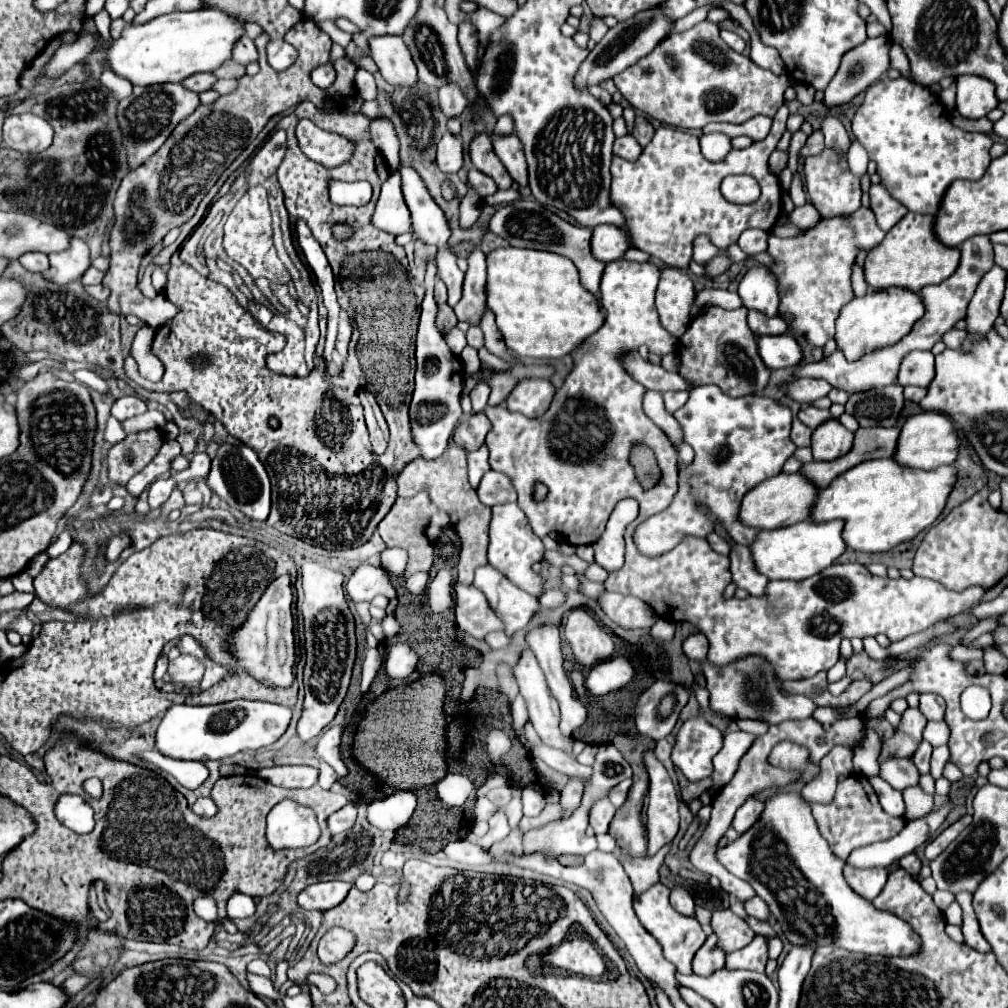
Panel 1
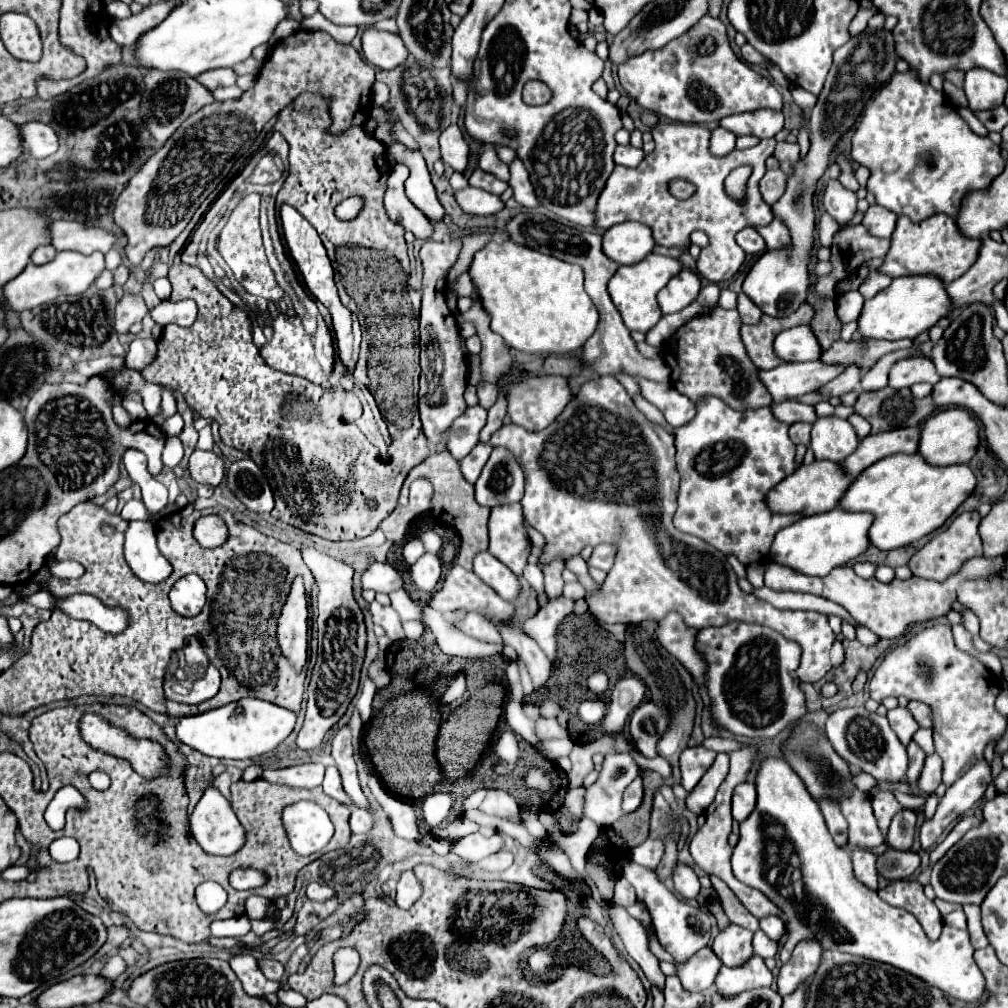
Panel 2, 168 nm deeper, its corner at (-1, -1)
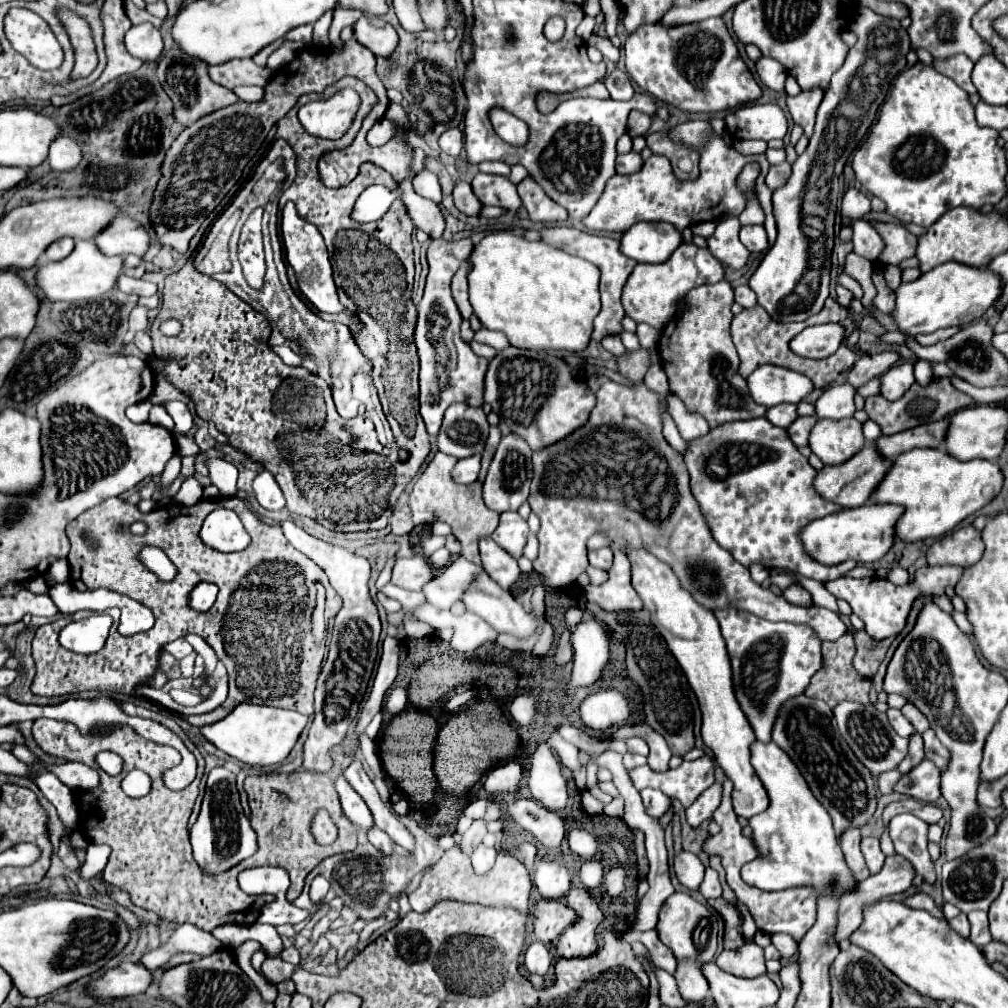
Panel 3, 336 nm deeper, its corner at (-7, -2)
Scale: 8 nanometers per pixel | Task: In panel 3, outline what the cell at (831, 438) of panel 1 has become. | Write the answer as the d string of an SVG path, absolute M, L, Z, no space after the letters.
M819 419L811 431L809 447L825 465L839 465L863 449L863 425L857 419Z

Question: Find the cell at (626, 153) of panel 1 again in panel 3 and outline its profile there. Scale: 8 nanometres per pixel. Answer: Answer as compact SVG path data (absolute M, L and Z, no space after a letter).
M629 151L629 153L623 153L617 157L617 173L621 173L621 175L631 175L631 173L639 171L641 165L643 165L643 159L635 151Z

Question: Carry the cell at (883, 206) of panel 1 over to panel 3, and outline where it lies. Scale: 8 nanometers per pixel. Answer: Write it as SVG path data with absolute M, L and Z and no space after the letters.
M853 221L853 251L869 261L879 259L885 249L885 241L871 221Z

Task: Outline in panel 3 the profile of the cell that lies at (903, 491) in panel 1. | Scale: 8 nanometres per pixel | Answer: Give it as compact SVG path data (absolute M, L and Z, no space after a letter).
M911 449L901 453L875 491L869 503L893 503L905 511L897 521L895 537L901 541L921 541L953 531L965 517L987 505L1001 489L1003 475L993 461L957 461L943 449Z

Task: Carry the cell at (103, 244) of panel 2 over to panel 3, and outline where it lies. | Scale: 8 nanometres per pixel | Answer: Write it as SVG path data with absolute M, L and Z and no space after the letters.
M115 217L109 227L93 237L95 247L103 255L137 255L141 257L149 247L149 233L131 217Z

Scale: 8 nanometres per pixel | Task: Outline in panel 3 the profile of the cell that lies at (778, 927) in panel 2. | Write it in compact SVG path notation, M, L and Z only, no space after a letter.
M773 933L773 935L771 935L771 941L773 941L773 945L779 949L779 953L781 953L783 959L789 959L791 955L797 953L797 943L793 941L791 935L785 935L785 933Z

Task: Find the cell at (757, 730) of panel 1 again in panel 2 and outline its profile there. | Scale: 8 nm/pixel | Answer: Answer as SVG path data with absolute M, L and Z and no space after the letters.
M725 736L725 738L709 738L709 740L703 740L701 742L707 750L715 750L715 752L733 752L739 748L739 744L731 738L731 736Z

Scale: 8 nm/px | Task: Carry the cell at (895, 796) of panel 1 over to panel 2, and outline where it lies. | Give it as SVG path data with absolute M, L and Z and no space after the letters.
M911 810L899 812L889 826L887 844L895 850L911 850L915 838L915 826L917 826L917 816Z

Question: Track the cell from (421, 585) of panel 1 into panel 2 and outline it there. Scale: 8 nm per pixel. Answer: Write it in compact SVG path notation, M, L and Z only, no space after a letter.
M423 554L413 566L411 566L411 576L413 582L417 584L419 590L433 592L435 584L441 578L441 560L439 554Z

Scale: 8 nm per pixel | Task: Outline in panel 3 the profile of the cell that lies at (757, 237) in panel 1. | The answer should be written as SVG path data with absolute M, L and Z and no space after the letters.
M747 225L747 227L741 227L741 233L739 233L739 239L741 243L749 249L749 251L765 251L769 247L767 243L767 233L763 229L763 225Z

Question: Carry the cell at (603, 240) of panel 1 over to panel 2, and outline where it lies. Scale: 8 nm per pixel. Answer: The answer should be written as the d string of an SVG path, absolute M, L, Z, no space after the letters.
M621 222L603 234L603 252L619 264L637 264L655 248L649 226L641 222Z

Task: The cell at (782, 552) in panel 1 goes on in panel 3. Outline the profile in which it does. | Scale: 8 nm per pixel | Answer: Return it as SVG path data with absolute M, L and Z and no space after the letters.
M861 505L855 509L841 509L827 517L815 519L799 531L799 539L811 559L821 565L839 565L847 559L857 563L873 563L879 561L893 545L893 523L897 523L897 515L901 515L899 507L869 507Z

